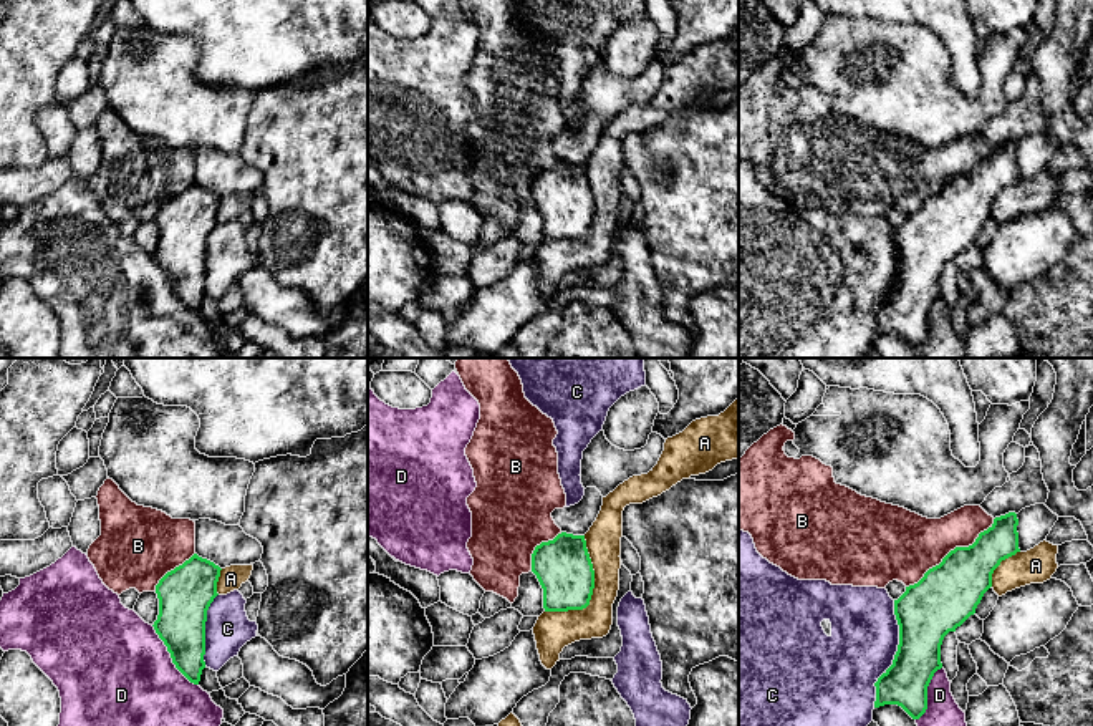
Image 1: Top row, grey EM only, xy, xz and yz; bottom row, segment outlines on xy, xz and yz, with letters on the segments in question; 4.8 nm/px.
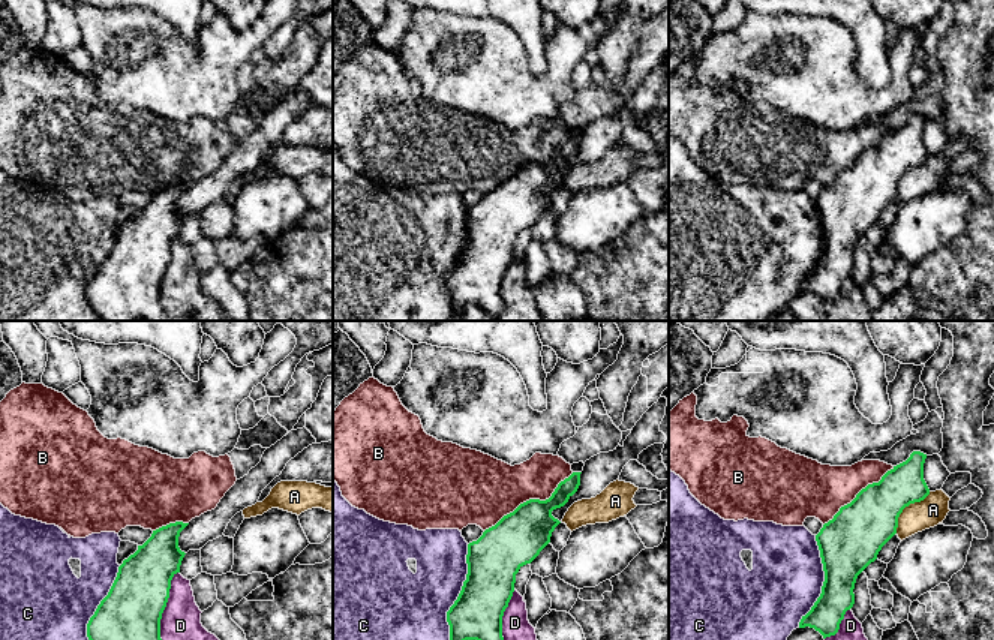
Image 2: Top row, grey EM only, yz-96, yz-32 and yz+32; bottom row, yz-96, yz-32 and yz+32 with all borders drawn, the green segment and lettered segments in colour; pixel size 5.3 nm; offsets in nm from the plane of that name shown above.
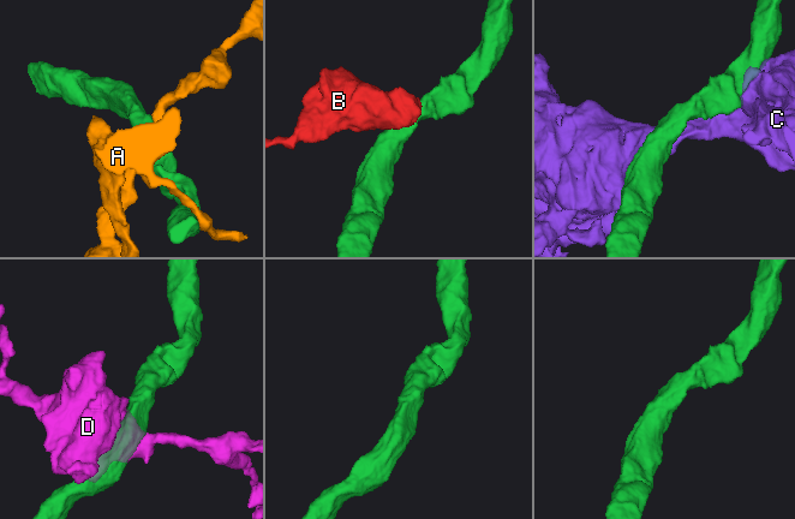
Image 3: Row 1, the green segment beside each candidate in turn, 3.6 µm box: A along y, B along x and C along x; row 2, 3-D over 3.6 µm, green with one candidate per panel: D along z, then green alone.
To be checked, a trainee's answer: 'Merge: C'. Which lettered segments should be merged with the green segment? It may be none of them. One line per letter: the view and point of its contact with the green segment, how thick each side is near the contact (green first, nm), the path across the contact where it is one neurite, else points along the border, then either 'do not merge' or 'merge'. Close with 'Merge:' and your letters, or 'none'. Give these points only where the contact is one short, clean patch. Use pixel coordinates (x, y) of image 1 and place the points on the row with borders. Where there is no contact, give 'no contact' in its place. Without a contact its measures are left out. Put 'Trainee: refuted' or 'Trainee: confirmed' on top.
Trainee: refuted
A: meets green in xz at (592, 592); 280 nm thick on the green side, 180 nm on the other; do not merge
B: meets green in yz at (951, 551); 300 nm thick on the green side, 340 nm on the other; do not merge
C: meets green in yz at (896, 653); 300 nm thick on the green side, 340 nm on the other; do not merge
D: meets green in xy at (171, 657); 240 nm thick on the green side, 500 nm on the other; do not merge
Merge: none

